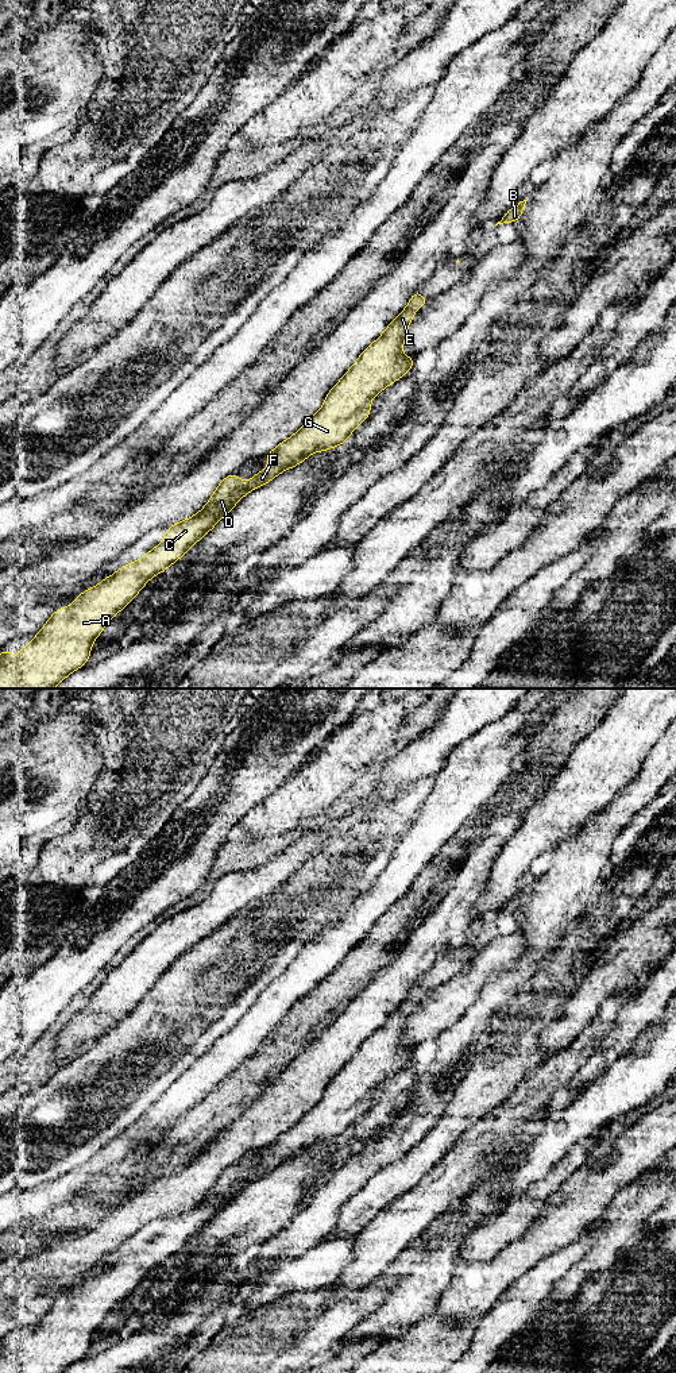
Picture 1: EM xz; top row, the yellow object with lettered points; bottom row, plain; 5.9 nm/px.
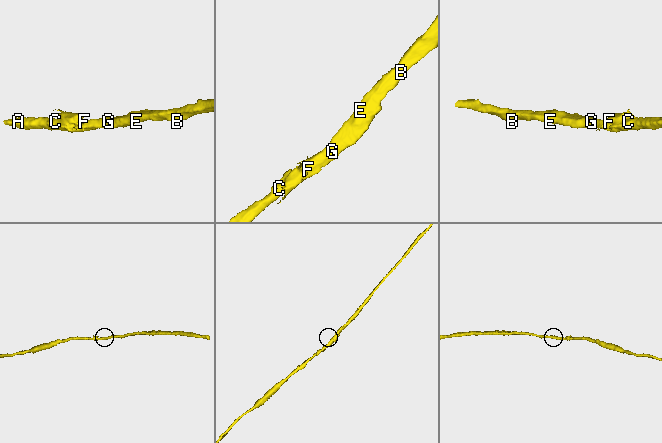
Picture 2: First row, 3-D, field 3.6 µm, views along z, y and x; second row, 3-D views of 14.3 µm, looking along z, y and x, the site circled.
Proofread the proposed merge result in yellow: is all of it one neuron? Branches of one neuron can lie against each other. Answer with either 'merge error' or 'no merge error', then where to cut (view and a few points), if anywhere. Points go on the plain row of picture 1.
merge error; cut xz (213, 1203), (215, 1213), (200, 1229)

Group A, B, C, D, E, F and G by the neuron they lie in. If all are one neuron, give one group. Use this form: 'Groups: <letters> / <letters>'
Groups: A B C E F G / D

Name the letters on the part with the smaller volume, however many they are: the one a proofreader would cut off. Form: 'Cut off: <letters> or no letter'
Cut off: D

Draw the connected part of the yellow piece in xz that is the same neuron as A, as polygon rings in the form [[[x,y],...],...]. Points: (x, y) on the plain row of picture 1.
[[[198,1203],[167,1219],[163,1231],[142,1250],[119,1260],[93,1280],[86,1280],[69,1299],[59,1299],[43,1320],[32,1327],[32,1334],[18,1343],[18,1359],[11,1354],[12,1339],[0,1345],[0,1373],[62,1373],[69,1365],[88,1354],[90,1339],[108,1312],[124,1300],[155,1266],[175,1254],[196,1235],[216,1212],[215,1204]]]

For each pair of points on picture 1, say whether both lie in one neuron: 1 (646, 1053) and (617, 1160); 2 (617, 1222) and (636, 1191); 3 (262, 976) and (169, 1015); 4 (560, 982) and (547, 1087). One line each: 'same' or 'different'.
1: different
2: same
3: different
4: different

